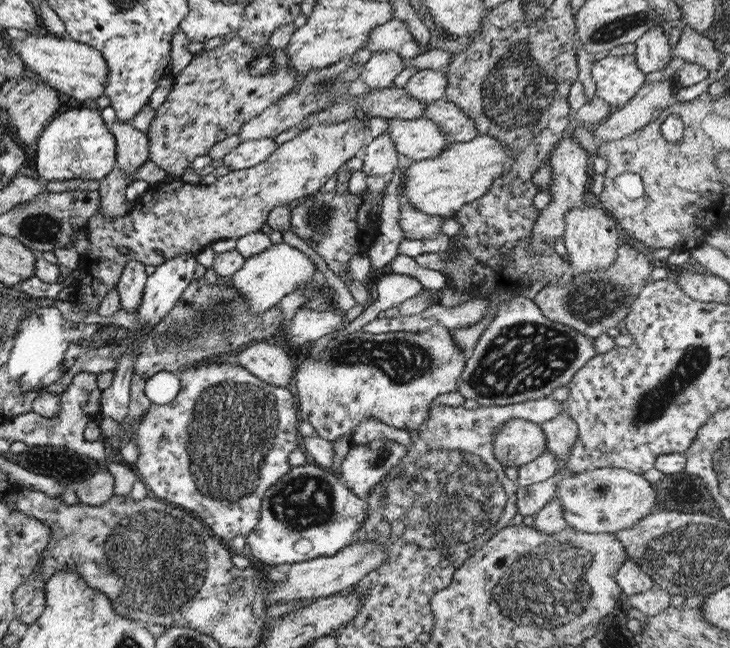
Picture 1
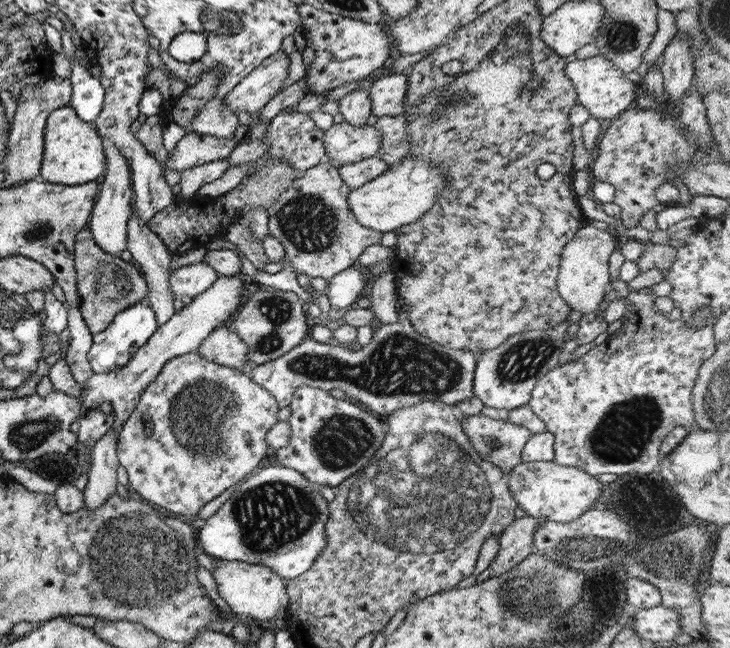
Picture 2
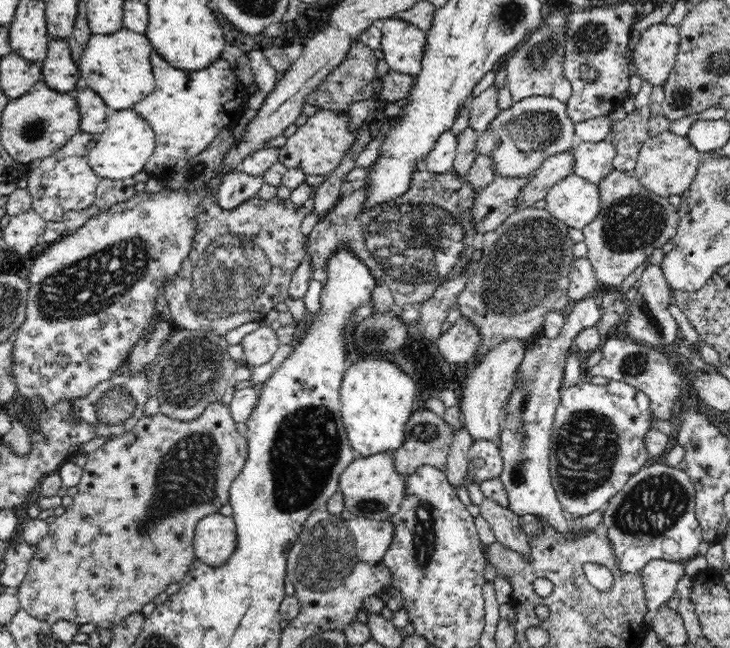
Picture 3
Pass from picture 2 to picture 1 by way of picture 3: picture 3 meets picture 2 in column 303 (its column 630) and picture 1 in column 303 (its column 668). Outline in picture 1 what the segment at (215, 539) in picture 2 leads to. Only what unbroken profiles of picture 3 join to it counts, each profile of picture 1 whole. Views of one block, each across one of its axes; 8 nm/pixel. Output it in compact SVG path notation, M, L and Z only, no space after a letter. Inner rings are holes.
M304 464L290 467L277 482L267 487L261 499L260 519L254 529L245 536L245 549L263 567L283 568L292 563L319 557L329 557L350 545L364 523L368 509L367 501L353 494L336 472L318 465Z

